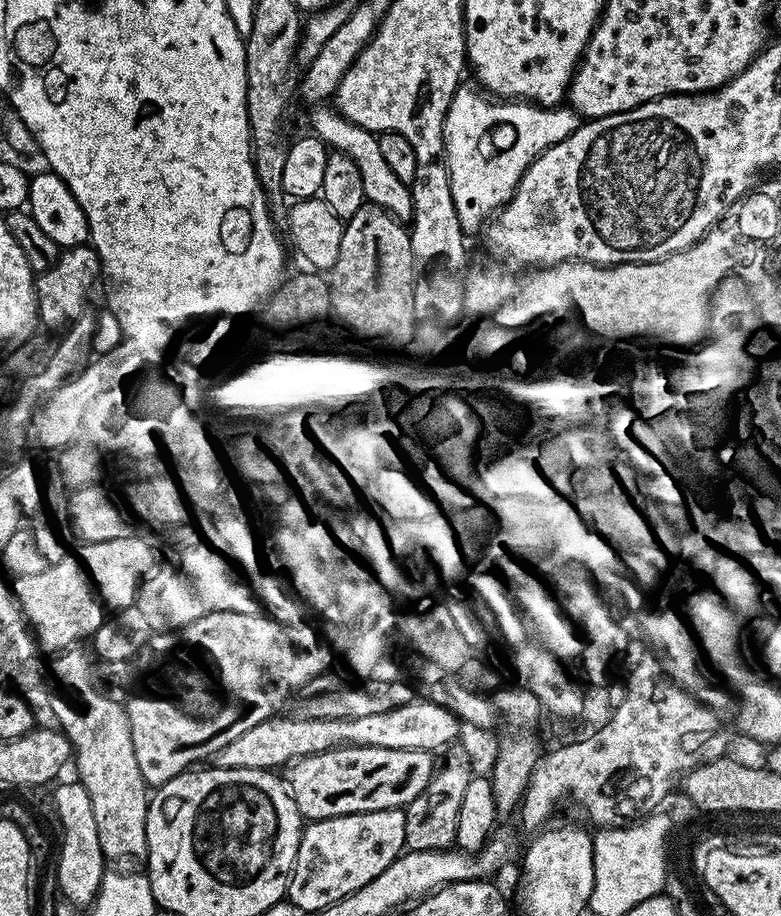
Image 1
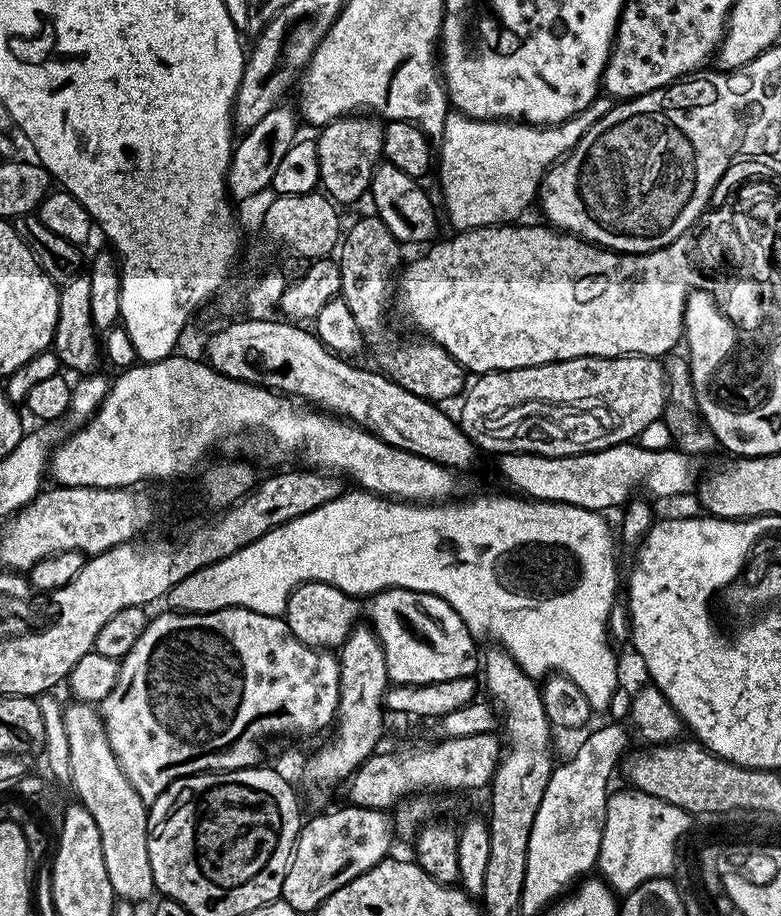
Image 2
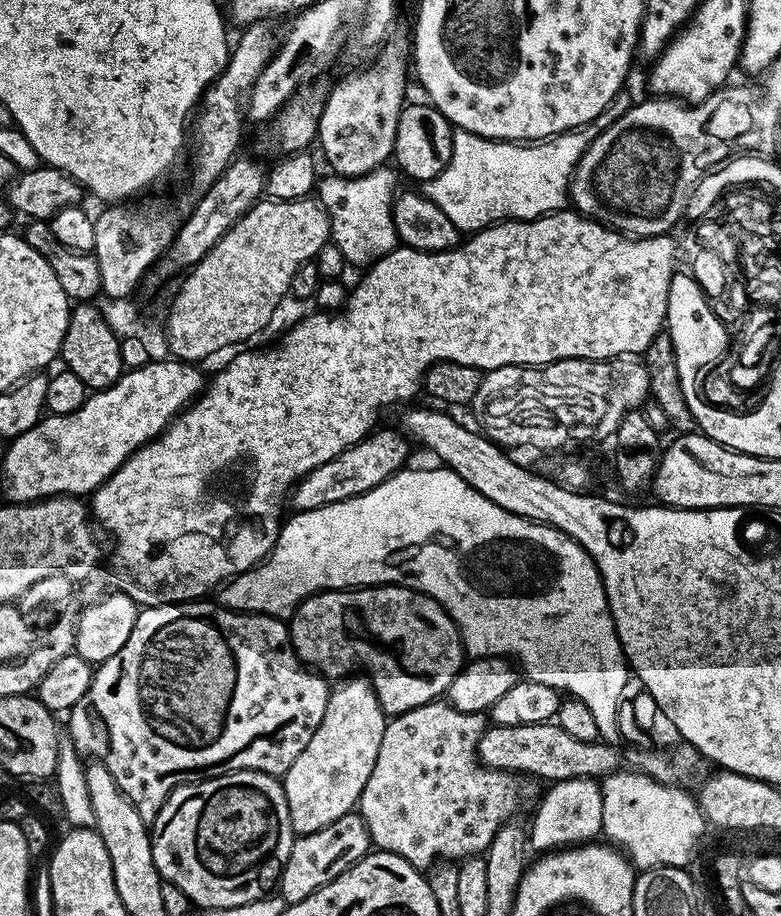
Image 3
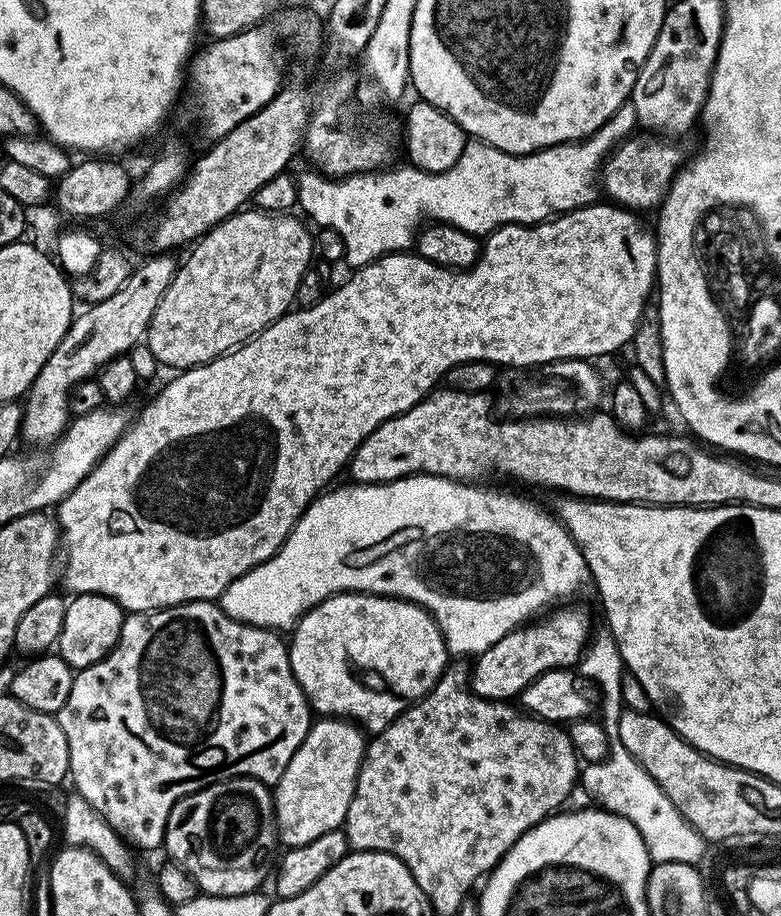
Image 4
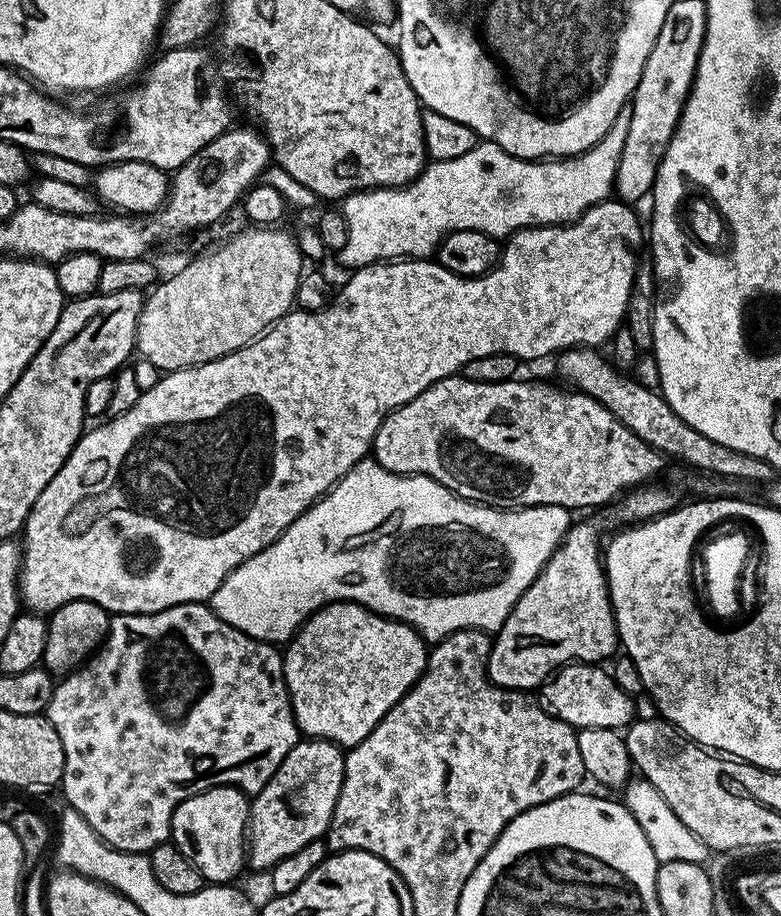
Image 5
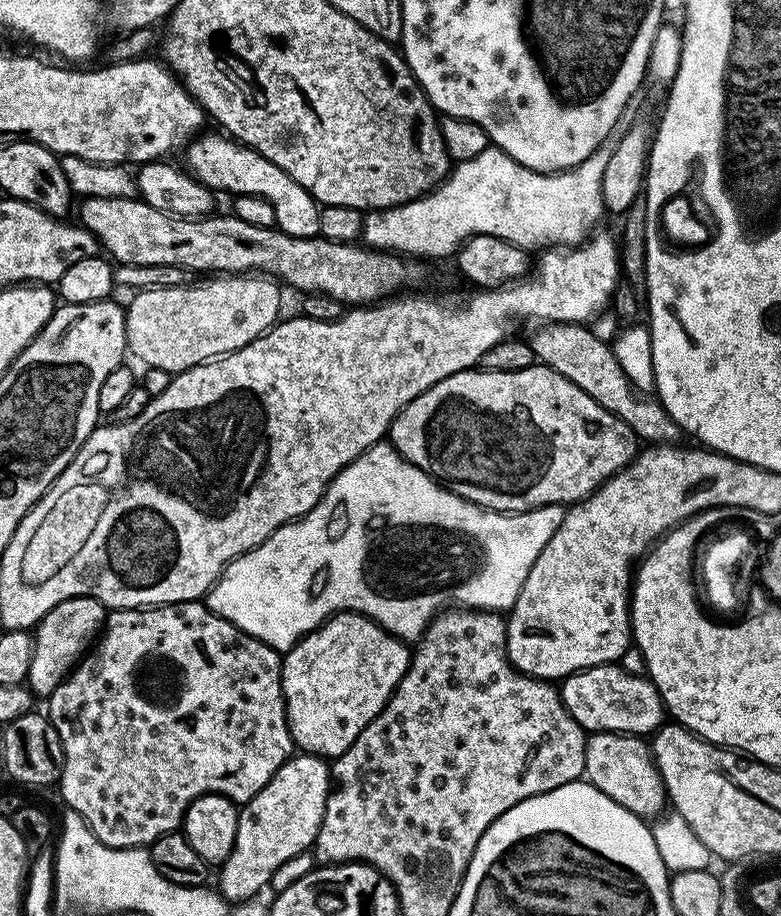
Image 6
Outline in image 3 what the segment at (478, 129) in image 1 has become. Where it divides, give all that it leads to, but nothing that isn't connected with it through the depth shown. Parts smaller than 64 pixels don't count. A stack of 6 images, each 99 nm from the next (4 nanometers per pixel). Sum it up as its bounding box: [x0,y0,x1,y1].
[426,90,634,234]

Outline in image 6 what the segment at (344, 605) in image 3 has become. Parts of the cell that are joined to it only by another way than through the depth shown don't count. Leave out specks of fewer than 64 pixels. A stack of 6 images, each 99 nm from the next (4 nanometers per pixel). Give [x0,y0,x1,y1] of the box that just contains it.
[280,612,409,758]

